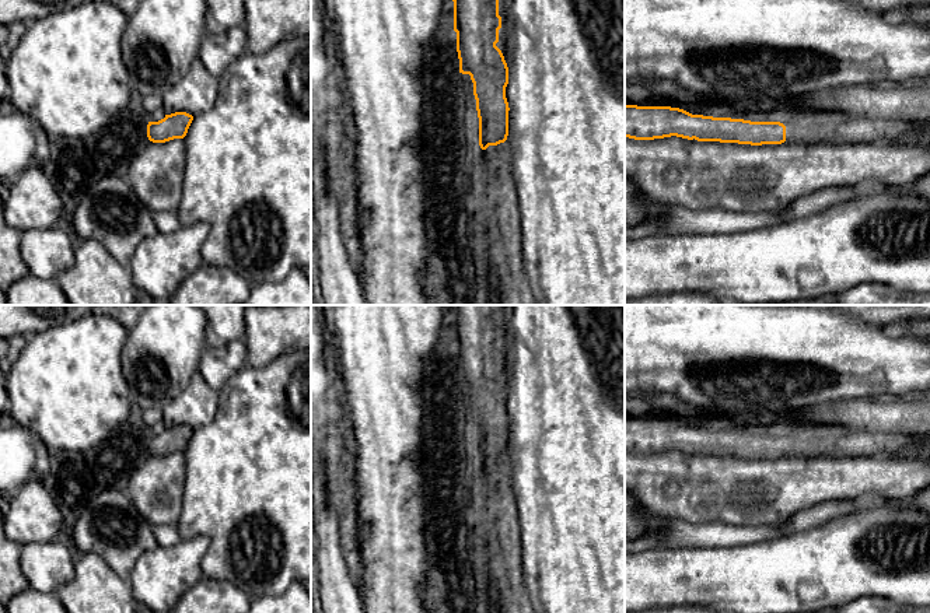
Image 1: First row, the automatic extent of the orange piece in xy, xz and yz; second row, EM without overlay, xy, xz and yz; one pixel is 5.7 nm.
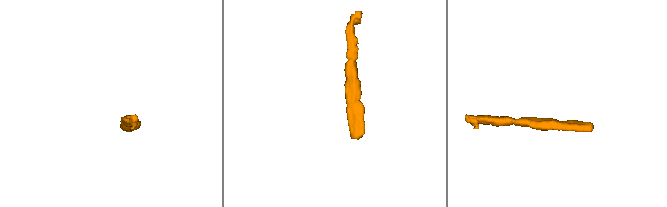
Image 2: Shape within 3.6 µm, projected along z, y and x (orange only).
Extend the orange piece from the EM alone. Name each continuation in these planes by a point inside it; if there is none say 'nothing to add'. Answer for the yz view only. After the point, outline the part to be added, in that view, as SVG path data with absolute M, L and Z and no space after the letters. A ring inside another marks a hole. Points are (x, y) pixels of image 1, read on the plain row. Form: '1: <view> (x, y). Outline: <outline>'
1: yz (836, 441). Outline: M843 425L819 427L786 439L786 455L803 458L860 458L899 452L901 437L892 432L853 430Z

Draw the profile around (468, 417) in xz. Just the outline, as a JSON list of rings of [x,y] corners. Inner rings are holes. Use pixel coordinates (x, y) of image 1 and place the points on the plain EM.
[[[459,386],[458,399],[461,406],[461,431],[468,460],[464,502],[468,504],[471,501],[472,484],[482,473],[482,462],[479,459],[479,431],[471,389]]]

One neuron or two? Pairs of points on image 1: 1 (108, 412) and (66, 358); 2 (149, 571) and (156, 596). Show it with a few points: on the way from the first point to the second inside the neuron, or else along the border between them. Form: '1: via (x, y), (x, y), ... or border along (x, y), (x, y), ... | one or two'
1: via (95, 399), (67, 371) | one
2: via (154, 577), (156, 591) | one

